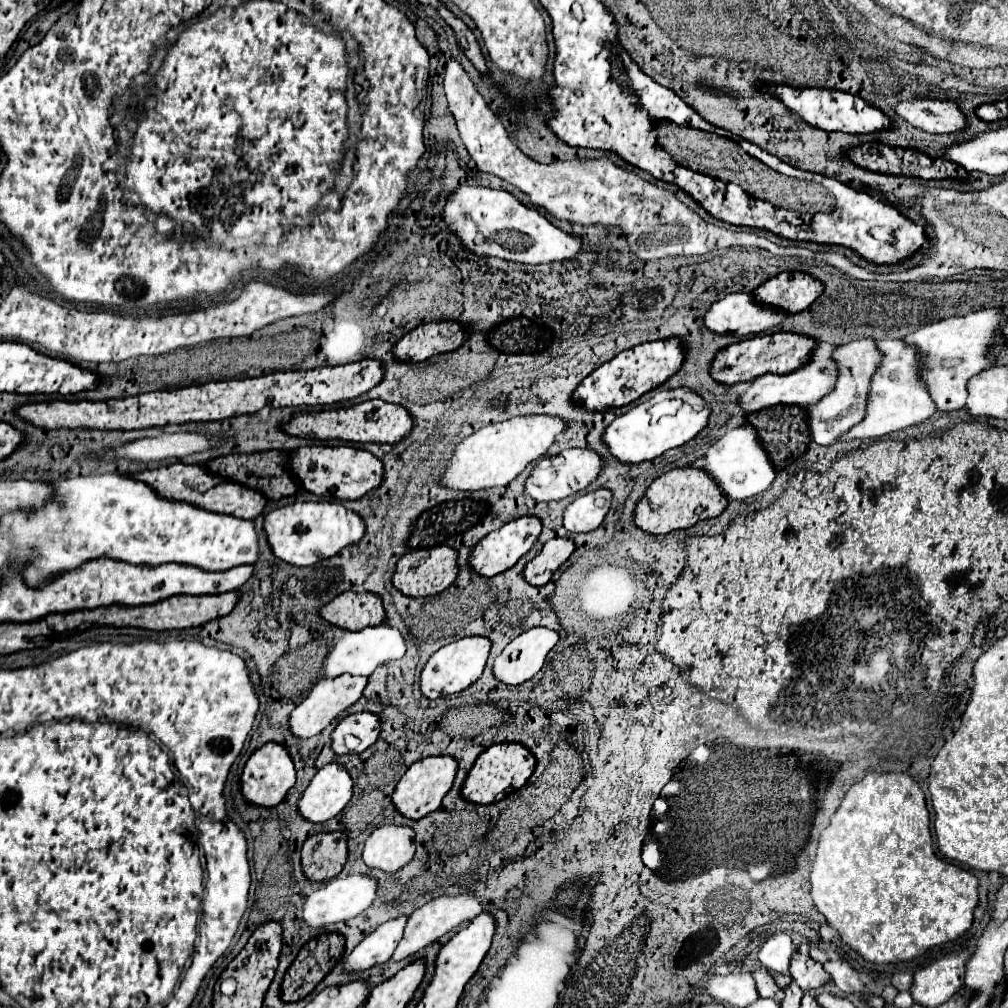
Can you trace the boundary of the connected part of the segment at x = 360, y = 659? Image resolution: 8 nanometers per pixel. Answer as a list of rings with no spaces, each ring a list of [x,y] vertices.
[[[385,623],[377,625],[377,627],[365,627],[361,631],[345,631],[345,635],[329,649],[329,655],[323,663],[323,675],[327,679],[339,677],[343,673],[367,677],[375,671],[377,665],[383,665],[393,659],[401,659],[405,655],[405,649],[407,647],[405,647],[403,635]]]

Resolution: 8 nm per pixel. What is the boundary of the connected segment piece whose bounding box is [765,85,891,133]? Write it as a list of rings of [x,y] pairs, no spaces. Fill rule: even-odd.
[[[785,85],[765,87],[773,95],[777,95],[793,113],[801,115],[809,125],[819,127],[823,131],[843,131],[843,133],[875,133],[883,129],[891,129],[891,119],[879,111],[875,105],[863,101],[845,91],[827,91],[827,89],[791,89]]]

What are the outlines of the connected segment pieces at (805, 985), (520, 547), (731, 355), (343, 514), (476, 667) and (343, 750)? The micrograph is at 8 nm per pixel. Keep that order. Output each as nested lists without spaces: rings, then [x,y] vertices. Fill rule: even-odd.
[[[799,951],[793,953],[793,957],[791,957],[789,975],[803,991],[821,987],[821,985],[831,981],[827,977],[827,971],[823,969],[823,965],[819,961],[813,961],[809,955],[801,955]]]
[[[521,517],[521,519],[515,519],[507,525],[503,525],[501,529],[495,529],[491,533],[487,533],[473,549],[471,549],[471,555],[467,559],[469,567],[473,573],[481,575],[481,577],[495,577],[499,573],[503,573],[505,569],[513,567],[521,555],[525,555],[531,545],[537,541],[541,533],[541,521],[537,517]]]
[[[773,333],[773,335],[757,335],[733,345],[723,347],[715,359],[711,361],[711,377],[723,385],[735,385],[751,381],[765,373],[791,373],[791,369],[799,369],[803,361],[807,361],[807,353],[811,353],[811,345],[817,341],[807,341],[807,337],[799,337],[797,333]]]
[[[297,501],[273,509],[265,515],[263,529],[271,553],[279,561],[297,567],[315,565],[325,557],[333,557],[343,547],[357,543],[365,533],[363,519],[357,513],[351,513],[351,509],[345,509],[341,503],[333,503],[333,501]]]
[[[475,635],[475,637],[463,637],[459,641],[453,641],[445,647],[441,647],[439,651],[435,651],[421,671],[419,685],[421,685],[423,697],[433,701],[433,699],[447,697],[447,695],[453,695],[453,693],[467,689],[471,683],[475,683],[481,677],[489,649],[491,649],[489,639]]]
[[[355,713],[347,715],[339,721],[339,725],[331,733],[331,749],[335,755],[347,755],[347,753],[361,753],[371,743],[375,743],[379,737],[379,717],[373,713]],[[349,737],[355,737],[359,743],[351,747],[347,743]]]

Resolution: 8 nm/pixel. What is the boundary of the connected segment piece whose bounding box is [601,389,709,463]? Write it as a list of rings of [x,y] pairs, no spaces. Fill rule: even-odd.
[[[671,389],[671,391],[661,391],[655,397],[651,397],[647,403],[639,403],[637,407],[633,407],[631,411],[627,411],[625,415],[617,417],[601,435],[601,441],[607,445],[609,453],[619,461],[619,463],[641,463],[641,461],[649,461],[655,459],[659,455],[663,455],[667,449],[679,447],[687,441],[691,441],[705,425],[709,419],[709,403],[705,403],[699,395],[695,393],[687,393],[687,389]],[[663,399],[681,399],[683,405],[681,409],[667,419],[659,419],[653,423],[649,409],[663,401]]]

